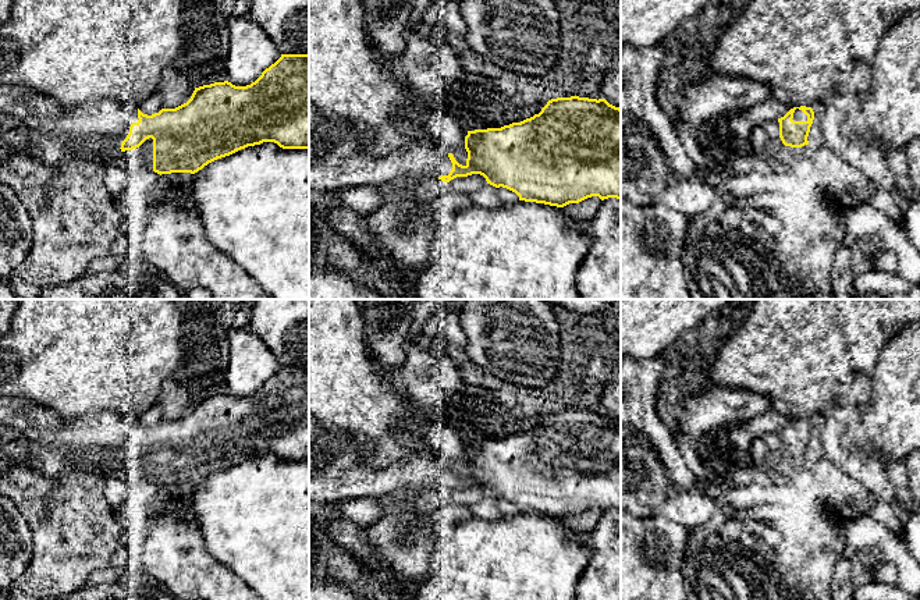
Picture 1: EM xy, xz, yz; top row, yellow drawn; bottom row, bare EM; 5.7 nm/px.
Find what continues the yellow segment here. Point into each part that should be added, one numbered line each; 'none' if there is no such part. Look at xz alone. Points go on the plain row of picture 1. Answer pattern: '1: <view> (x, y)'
1: xz (337, 472)

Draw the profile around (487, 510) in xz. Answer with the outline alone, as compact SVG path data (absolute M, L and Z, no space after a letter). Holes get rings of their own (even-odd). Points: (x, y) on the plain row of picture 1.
M486 496L482 501L472 505L470 511L476 518L484 521L498 521L504 518L504 515L497 507L497 500L490 496Z

